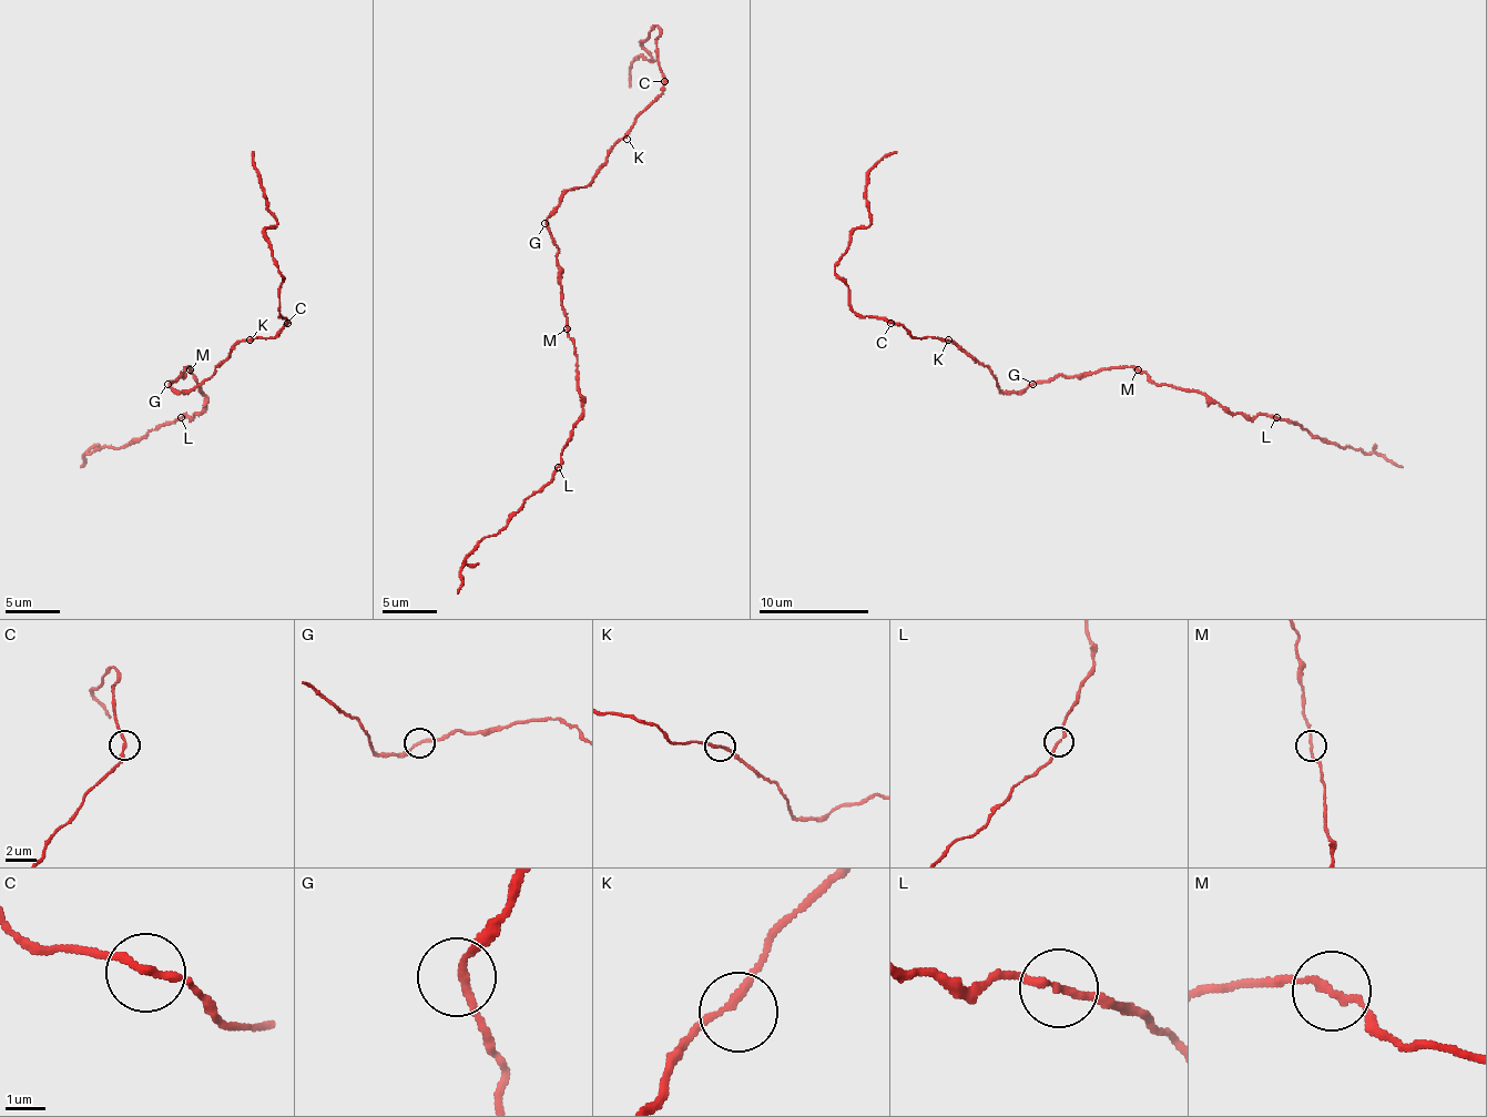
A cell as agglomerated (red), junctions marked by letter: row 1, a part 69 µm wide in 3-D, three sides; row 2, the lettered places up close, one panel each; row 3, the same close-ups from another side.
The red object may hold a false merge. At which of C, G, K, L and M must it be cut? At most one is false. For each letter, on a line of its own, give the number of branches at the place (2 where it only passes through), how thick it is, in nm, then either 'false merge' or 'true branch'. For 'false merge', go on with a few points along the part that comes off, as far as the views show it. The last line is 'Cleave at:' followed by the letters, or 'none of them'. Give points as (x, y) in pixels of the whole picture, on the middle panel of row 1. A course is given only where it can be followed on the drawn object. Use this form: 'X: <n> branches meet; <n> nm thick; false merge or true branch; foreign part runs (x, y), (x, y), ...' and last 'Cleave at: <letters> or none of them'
C: 2 branches meet; 190 nm thick; true branch
G: 2 branches meet; 180 nm thick; true branch
K: 2 branches meet; 180 nm thick; true branch
L: 2 branches meet; 170 nm thick; true branch
M: 2 branches meet; 170 nm thick; true branch
Cleave at: none of them

